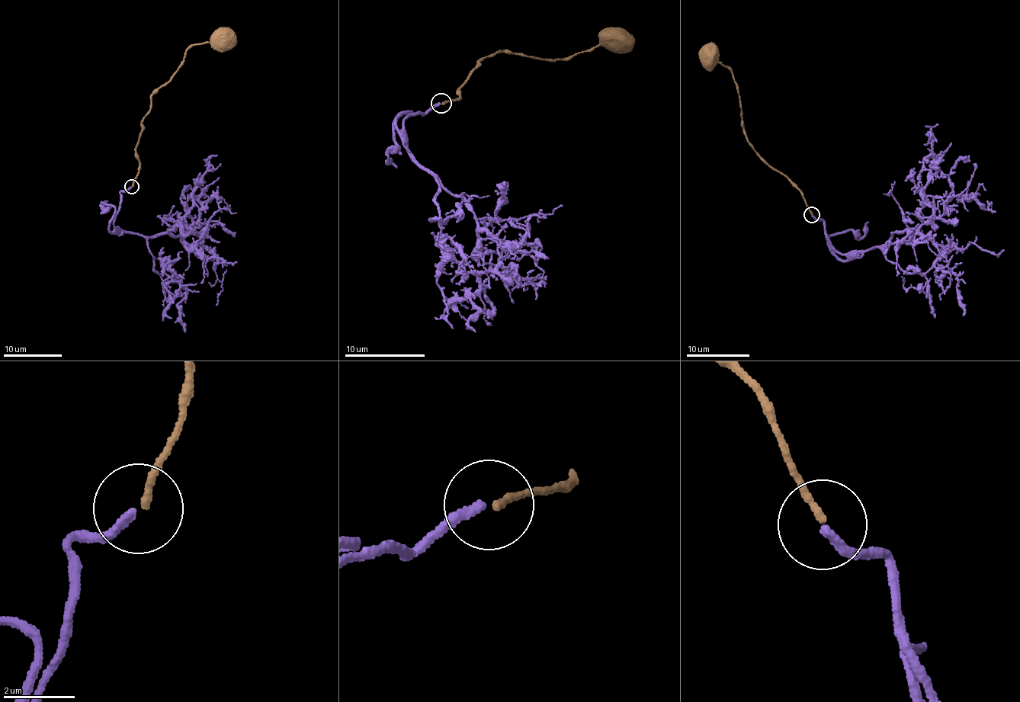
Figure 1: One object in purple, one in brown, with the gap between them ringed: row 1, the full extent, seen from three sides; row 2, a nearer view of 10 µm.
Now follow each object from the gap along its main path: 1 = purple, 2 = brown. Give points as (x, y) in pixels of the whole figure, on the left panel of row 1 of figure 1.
1: (130, 186), (120, 193), (113, 220), (117, 230), (153, 237), (168, 234), (181, 239), (182, 220), (213, 155)
2: (132, 186), (139, 165), (135, 148), (152, 94), (176, 72), (189, 47), (215, 41), (222, 34), (226, 39)

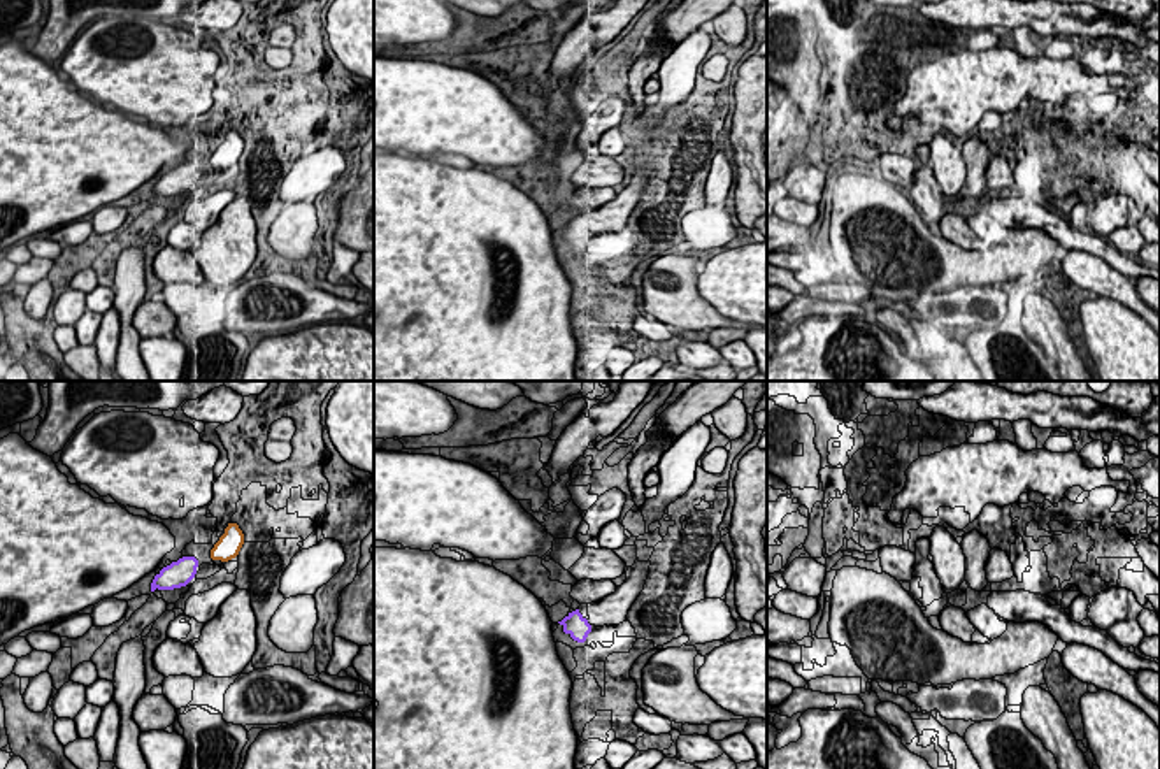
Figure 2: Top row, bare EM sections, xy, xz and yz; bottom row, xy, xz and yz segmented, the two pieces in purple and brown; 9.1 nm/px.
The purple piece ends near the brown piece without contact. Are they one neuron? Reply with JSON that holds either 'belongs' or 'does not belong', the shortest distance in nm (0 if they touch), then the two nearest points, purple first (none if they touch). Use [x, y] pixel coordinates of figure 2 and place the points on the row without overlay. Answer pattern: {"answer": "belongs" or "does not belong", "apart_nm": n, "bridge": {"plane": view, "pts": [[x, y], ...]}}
{"answer": "does not belong", "apart_nm": 130, "bridge": {"plane": "xy", "pts": [[197, 167], [211, 164]]}}

